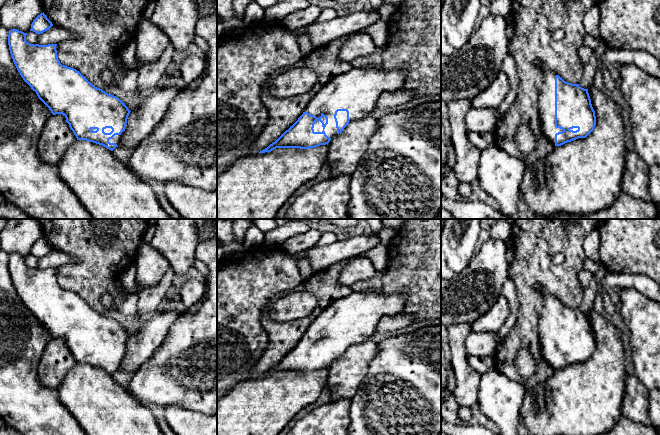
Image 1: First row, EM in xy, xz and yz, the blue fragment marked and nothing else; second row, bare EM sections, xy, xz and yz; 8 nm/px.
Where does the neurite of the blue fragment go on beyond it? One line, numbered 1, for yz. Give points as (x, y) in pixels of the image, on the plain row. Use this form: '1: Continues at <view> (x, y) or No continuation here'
1: Continues at yz (547, 333)

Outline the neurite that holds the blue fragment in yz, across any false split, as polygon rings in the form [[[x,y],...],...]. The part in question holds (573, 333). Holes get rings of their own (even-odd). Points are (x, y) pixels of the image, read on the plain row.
[[[548,297],[540,330],[540,351],[553,370],[586,362],[596,349],[588,313]]]

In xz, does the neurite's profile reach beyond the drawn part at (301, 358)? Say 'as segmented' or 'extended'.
extended

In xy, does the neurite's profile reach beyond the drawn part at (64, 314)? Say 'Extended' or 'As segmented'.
Extended

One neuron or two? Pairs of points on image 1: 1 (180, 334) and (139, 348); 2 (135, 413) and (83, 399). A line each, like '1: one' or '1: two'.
1: two
2: one

